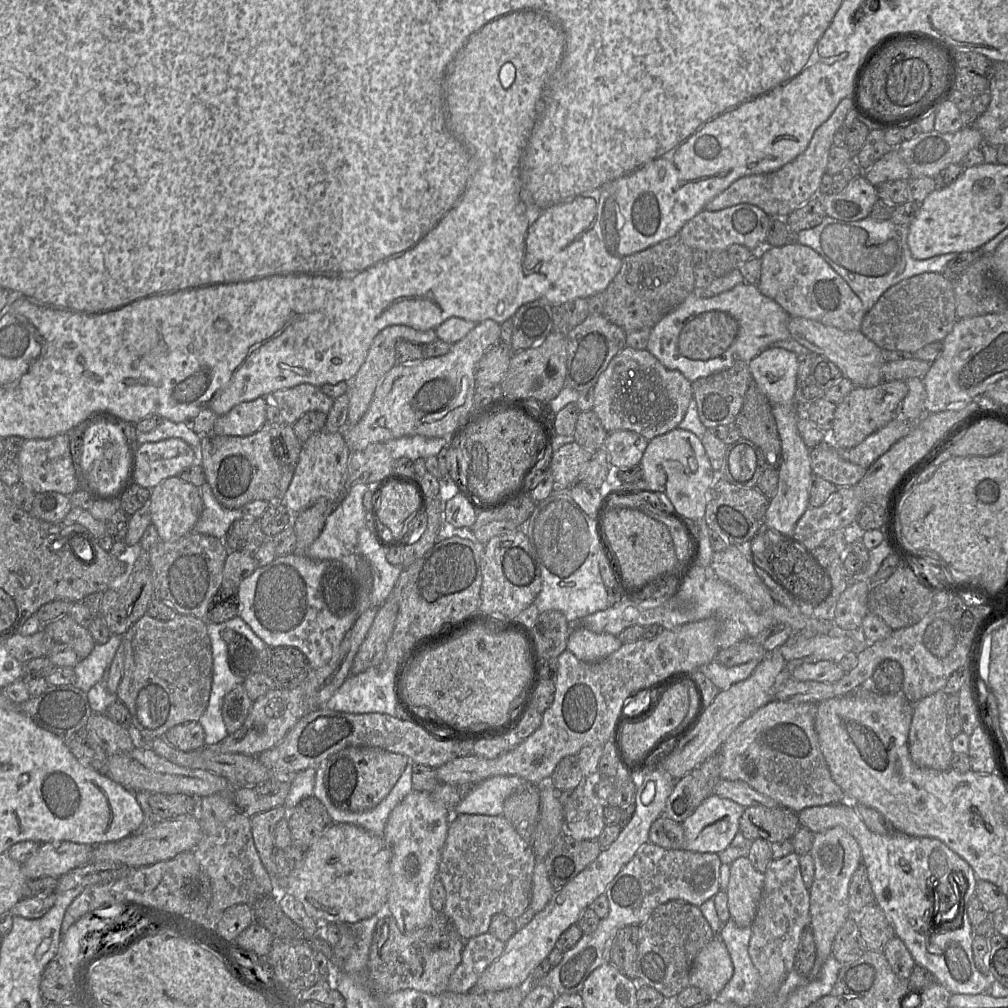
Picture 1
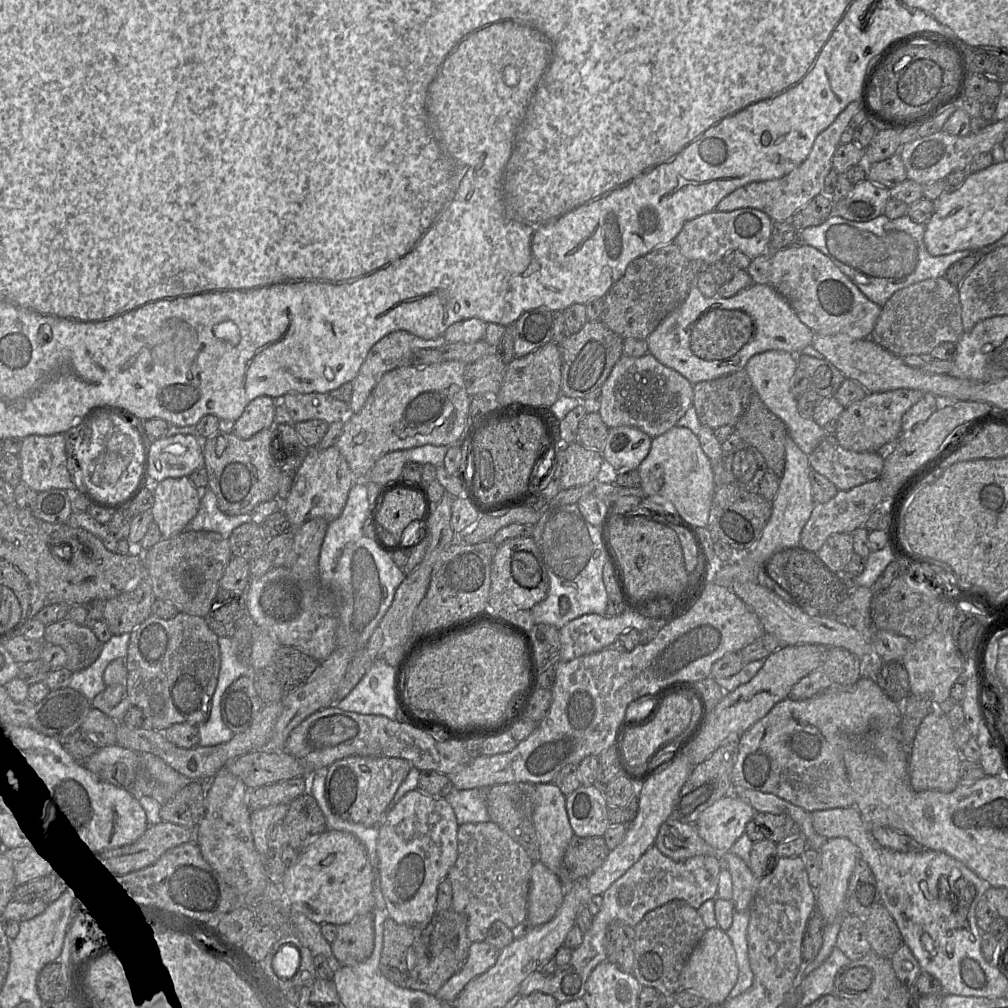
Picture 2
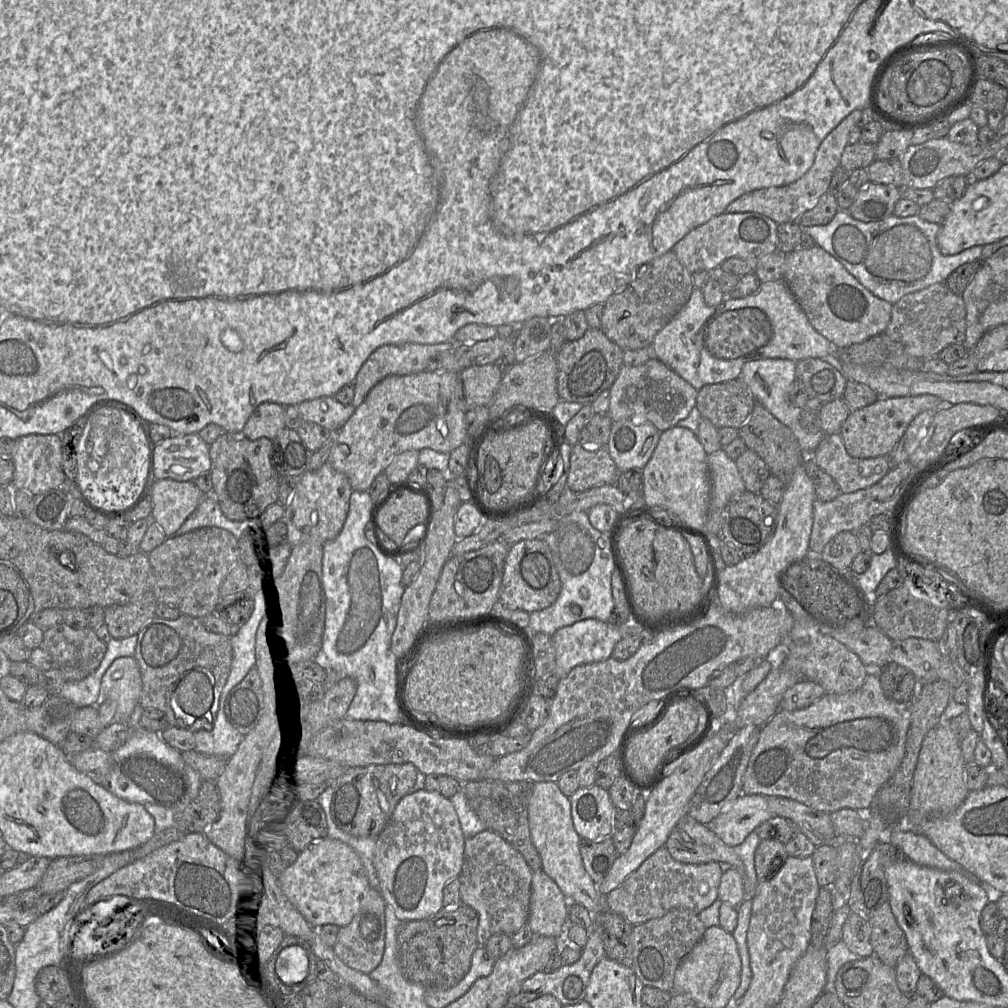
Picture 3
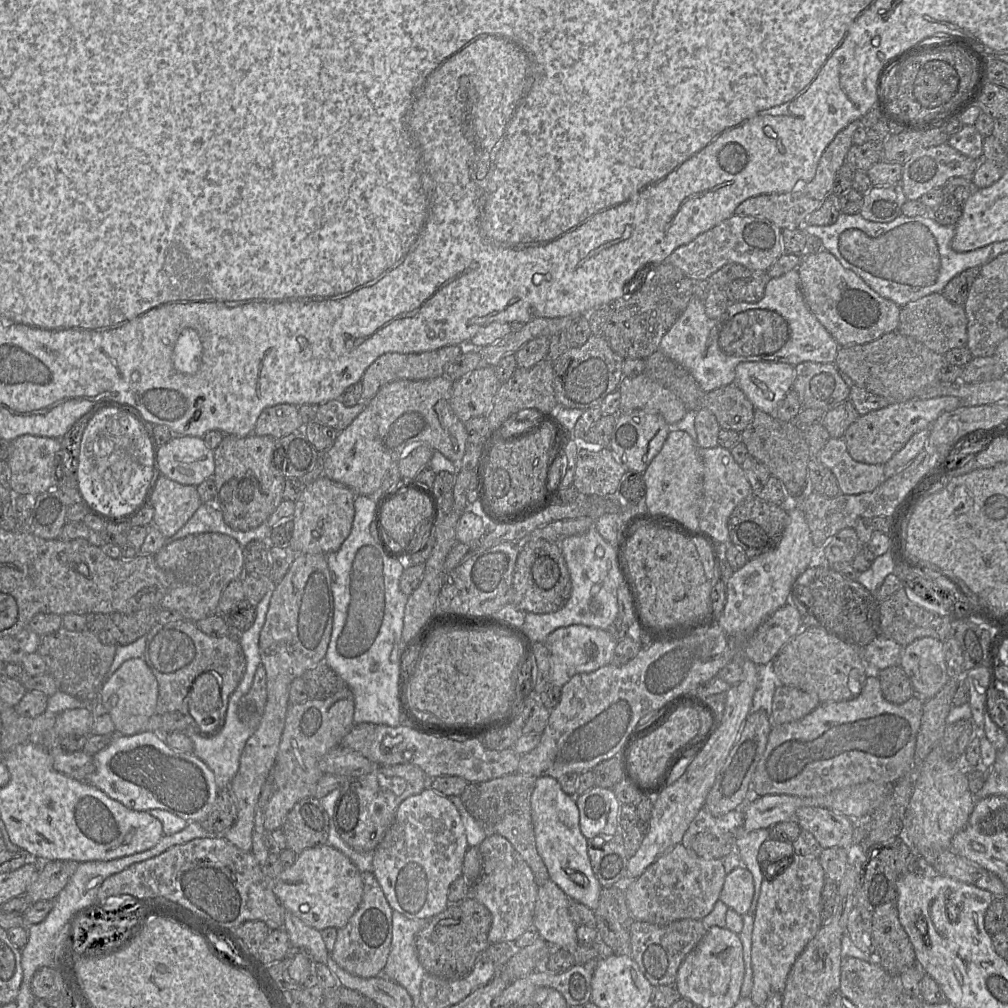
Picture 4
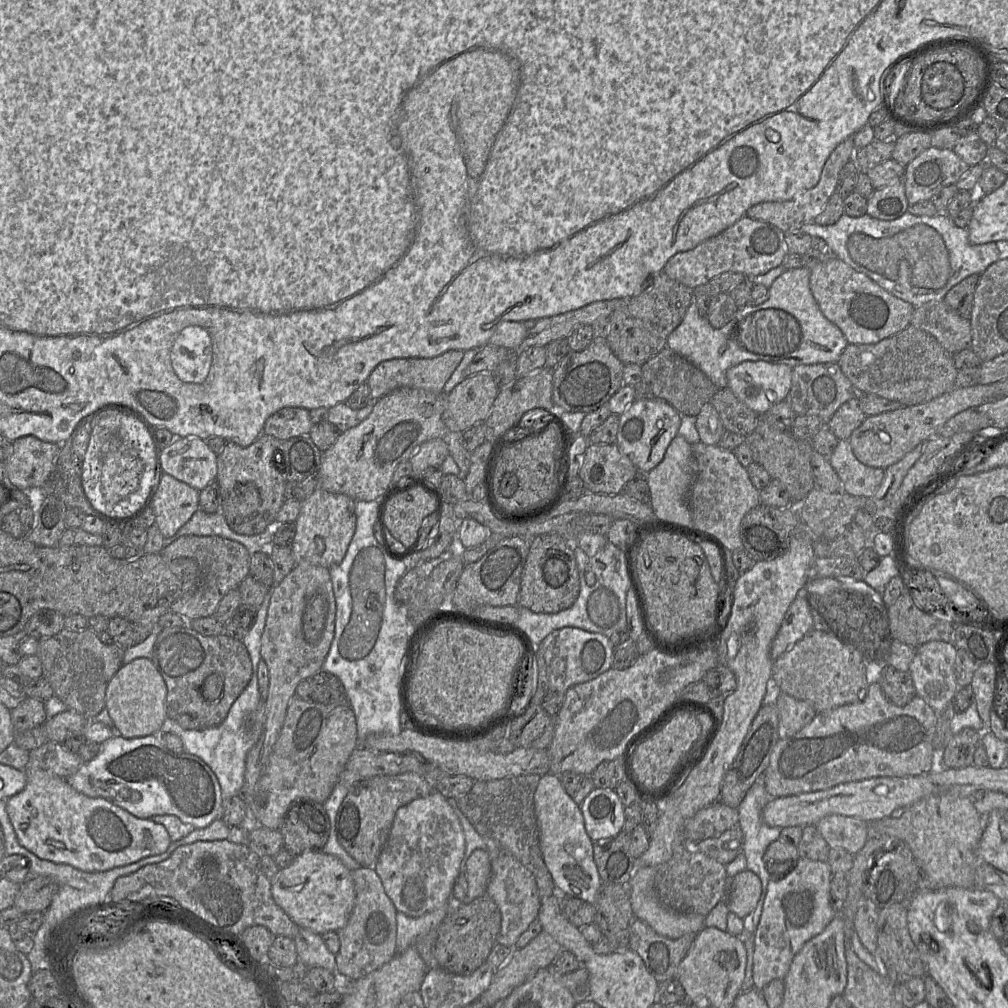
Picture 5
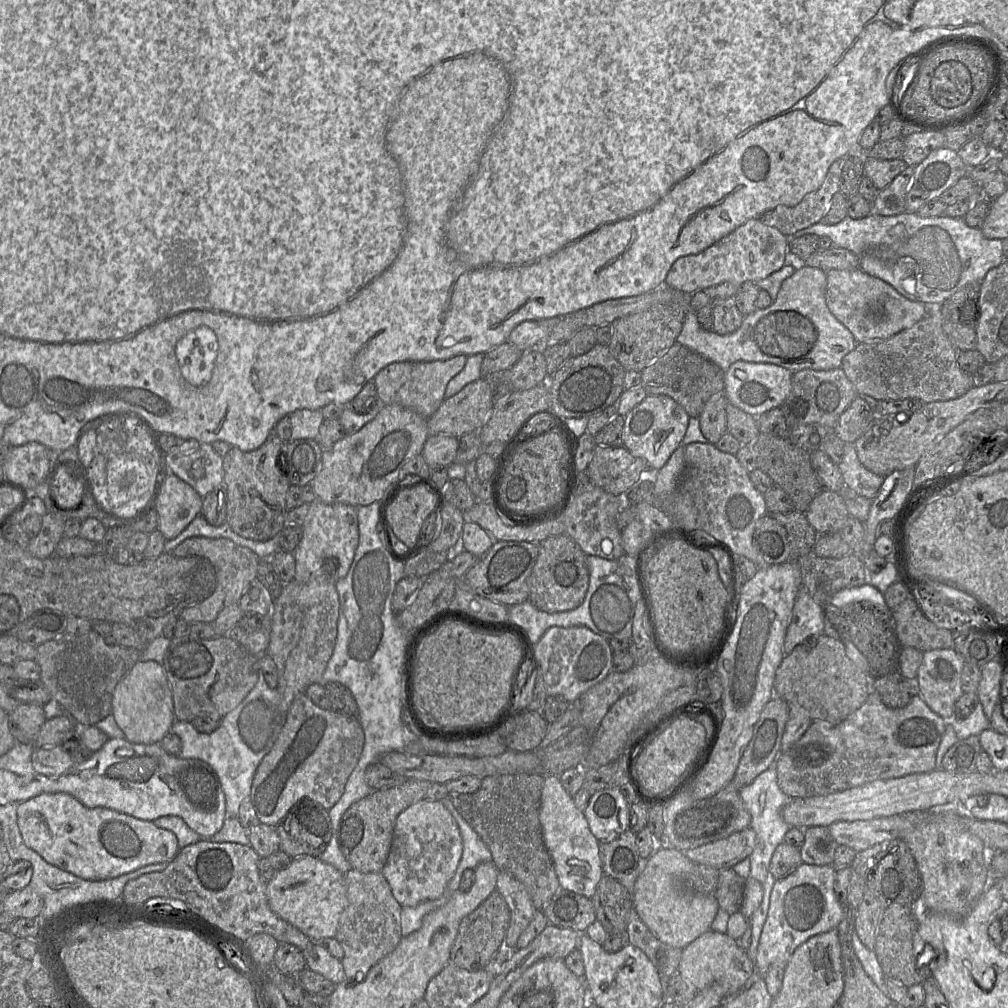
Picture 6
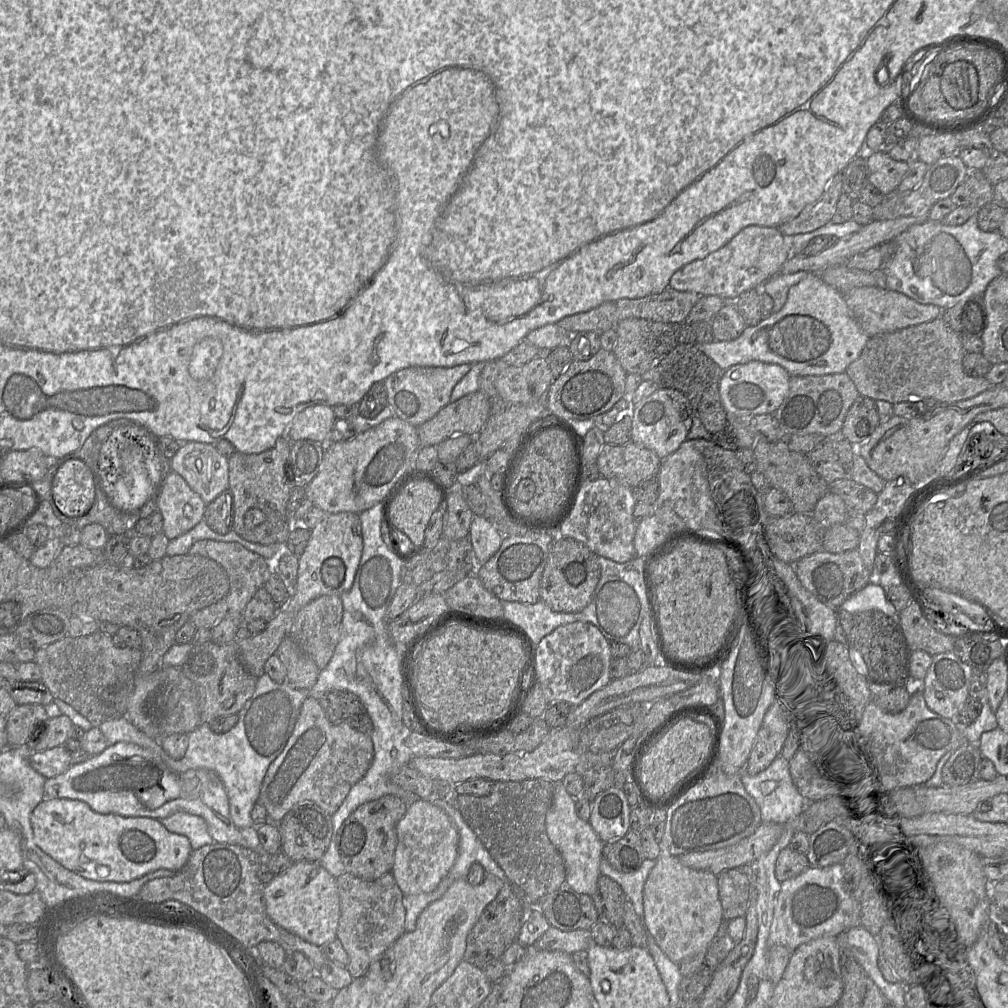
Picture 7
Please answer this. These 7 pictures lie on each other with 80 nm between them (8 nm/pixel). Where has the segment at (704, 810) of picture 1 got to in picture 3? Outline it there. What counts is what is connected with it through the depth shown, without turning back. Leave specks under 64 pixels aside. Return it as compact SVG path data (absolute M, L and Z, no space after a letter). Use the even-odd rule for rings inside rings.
M741 794L706 826L725 844L735 847L773 816L765 796Z

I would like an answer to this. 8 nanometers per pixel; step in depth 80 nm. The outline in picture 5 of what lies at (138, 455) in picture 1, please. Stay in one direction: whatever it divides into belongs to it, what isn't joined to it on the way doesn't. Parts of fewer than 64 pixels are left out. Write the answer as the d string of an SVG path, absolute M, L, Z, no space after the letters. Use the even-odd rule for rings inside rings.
M199 437L175 438L165 448L159 449L159 465L162 473L171 475L189 486L201 491L209 483L216 481L217 455L207 445L206 441Z

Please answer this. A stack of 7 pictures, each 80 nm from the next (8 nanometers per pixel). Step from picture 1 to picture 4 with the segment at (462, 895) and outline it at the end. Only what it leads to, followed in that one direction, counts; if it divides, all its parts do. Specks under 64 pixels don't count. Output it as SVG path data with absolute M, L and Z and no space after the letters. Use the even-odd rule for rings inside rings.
M489 835L479 845L482 873L479 880L469 886L469 897L488 908L492 915L488 934L489 943L513 943L533 923L538 886L533 872L511 843L501 835Z

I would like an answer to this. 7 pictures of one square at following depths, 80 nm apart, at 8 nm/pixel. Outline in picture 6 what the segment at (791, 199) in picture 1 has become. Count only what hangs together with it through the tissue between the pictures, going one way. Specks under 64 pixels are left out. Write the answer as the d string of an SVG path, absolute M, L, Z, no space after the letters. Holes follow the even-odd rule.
M846 157L835 160L829 167L820 187L804 196L794 206L780 205L765 212L760 218L767 225L776 227L787 237L797 231L822 221L827 213L832 197L840 190L841 172Z

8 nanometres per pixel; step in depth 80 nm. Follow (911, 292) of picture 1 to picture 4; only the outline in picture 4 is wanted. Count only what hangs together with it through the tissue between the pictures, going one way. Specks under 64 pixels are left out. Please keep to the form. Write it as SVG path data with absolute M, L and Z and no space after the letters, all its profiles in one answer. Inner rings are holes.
M932 293L901 307L897 330L900 334L914 338L935 353L944 355L947 351L965 347L968 341L967 316L964 306L947 300L942 293Z

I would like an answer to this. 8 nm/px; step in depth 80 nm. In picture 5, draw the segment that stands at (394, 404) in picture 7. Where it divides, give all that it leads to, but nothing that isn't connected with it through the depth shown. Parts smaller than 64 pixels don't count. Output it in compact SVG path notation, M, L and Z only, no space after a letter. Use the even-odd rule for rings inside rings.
M449 350L433 358L394 358L379 363L367 379L373 399L380 399L398 388L420 388L443 393L445 384L463 359L464 351Z

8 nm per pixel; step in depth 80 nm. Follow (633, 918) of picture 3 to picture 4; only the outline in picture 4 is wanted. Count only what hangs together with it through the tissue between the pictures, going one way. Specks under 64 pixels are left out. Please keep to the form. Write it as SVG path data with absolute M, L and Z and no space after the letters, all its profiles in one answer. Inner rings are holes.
M683 844L661 855L644 873L624 887L633 921L664 925L675 920L702 920L719 900L726 872L721 859L704 859Z

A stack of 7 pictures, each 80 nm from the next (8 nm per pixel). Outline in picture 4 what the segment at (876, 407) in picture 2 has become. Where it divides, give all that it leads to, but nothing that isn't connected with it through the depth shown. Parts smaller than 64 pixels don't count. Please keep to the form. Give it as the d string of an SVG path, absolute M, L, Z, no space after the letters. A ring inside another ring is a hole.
M941 396L930 399L910 399L900 403L890 403L879 410L860 415L845 431L843 439L850 456L858 462L884 465L895 453L901 450L917 432L930 429L943 413L961 407L961 401L954 396Z

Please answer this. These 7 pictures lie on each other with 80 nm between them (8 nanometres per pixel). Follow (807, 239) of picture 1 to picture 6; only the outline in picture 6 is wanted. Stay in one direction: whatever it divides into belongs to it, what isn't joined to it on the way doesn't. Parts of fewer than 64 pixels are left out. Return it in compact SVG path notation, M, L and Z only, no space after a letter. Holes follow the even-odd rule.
M904 212L895 216L875 213L853 219L846 216L837 224L815 223L797 231L800 236L811 232L828 237L833 247L847 249L859 258L859 269L890 284L897 292L911 301L921 302L928 308L938 308L955 292L972 282L982 282L987 272L1004 261L1002 241L986 238L980 228L969 227L963 218L952 218L945 214L934 217L920 217L916 213Z

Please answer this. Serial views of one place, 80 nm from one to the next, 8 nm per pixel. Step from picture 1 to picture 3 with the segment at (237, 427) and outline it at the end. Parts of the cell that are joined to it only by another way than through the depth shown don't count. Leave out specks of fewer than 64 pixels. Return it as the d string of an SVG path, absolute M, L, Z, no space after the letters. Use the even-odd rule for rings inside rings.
M263 402L251 414L241 435L250 440L262 437L275 440L284 428L285 407L274 402Z

